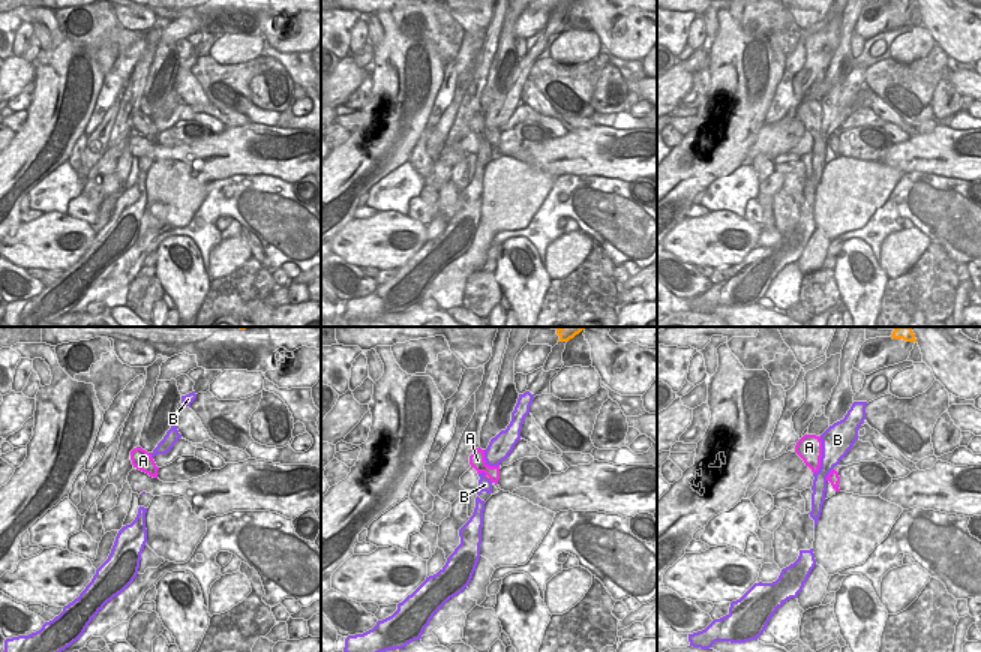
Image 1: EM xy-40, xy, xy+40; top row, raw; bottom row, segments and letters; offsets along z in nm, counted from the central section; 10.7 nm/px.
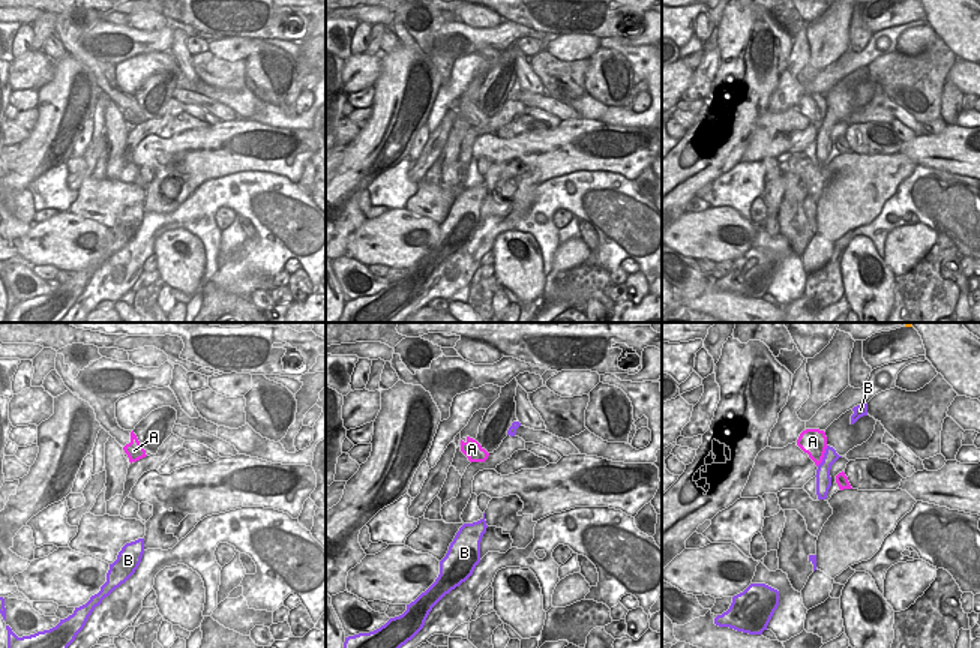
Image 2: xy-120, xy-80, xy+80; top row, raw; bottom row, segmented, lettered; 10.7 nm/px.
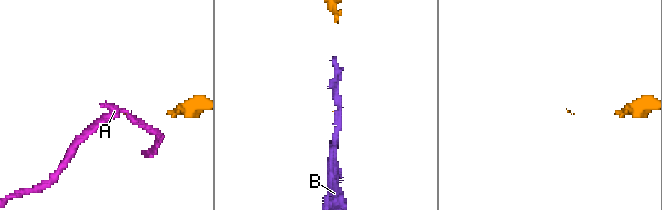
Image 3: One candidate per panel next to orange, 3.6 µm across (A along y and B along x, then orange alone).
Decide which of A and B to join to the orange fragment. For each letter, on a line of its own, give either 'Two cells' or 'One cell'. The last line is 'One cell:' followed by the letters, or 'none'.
A: Two cells
B: One cell
One cell: B.

